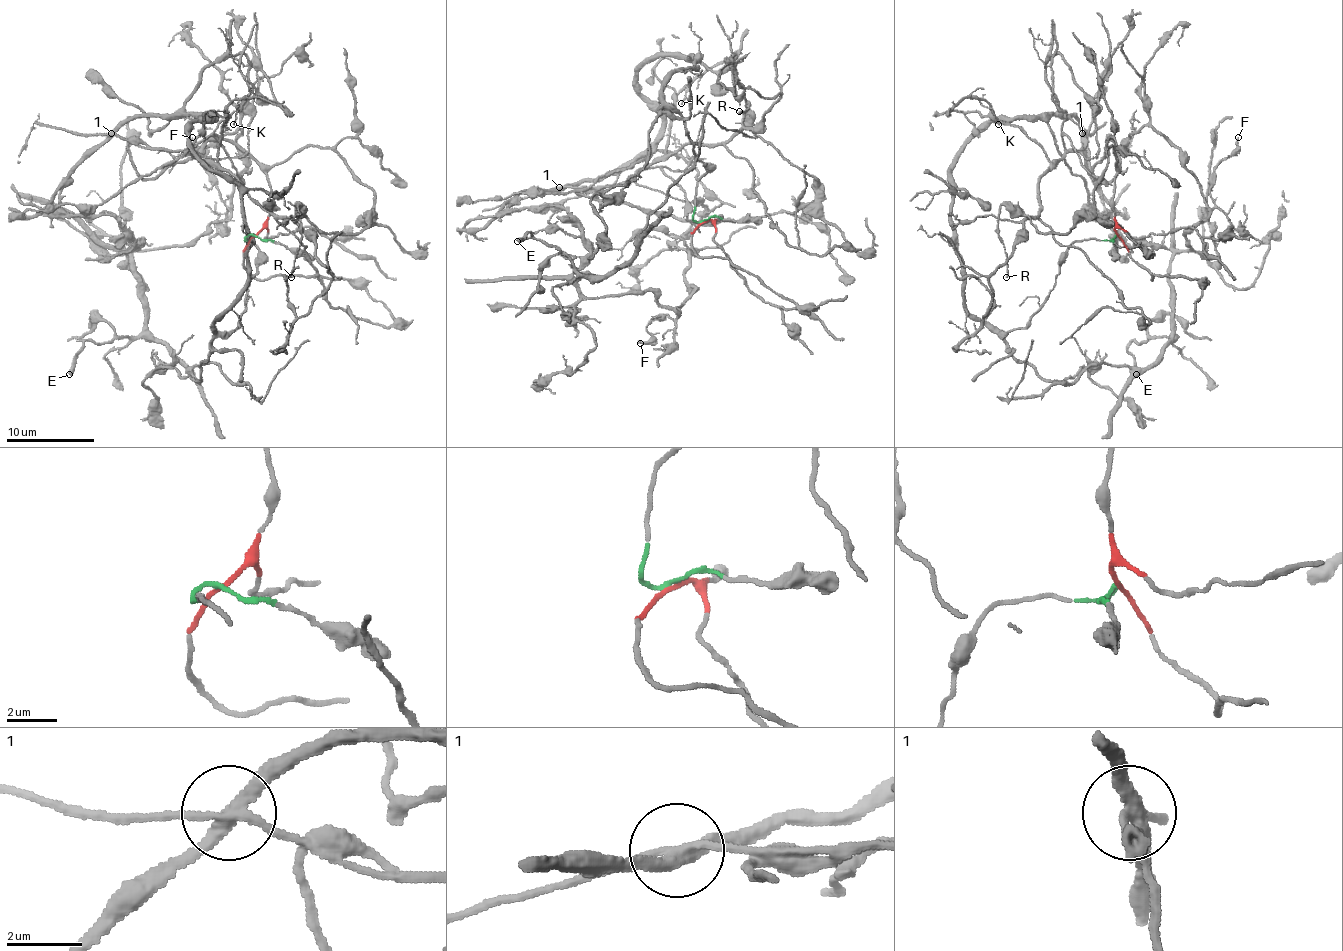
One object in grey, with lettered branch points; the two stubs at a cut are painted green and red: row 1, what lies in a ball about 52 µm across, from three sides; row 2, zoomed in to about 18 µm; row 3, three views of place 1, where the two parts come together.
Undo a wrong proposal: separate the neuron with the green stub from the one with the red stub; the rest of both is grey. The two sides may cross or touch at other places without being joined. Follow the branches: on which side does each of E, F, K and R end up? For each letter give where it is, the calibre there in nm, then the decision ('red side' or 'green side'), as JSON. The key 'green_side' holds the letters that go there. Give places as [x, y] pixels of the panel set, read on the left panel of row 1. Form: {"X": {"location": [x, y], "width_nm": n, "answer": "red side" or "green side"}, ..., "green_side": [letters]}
{"E": {"location": [69, 374], "width_nm": 340, "answer": "green side"}, "F": {"location": [192, 137], "width_nm": 140, "answer": "green side"}, "K": {"location": [233, 124], "width_nm": 80, "answer": "red side"}, "R": {"location": [291, 277], "width_nm": 130, "answer": "red side"}, "green_side": ["E", "F"]}

